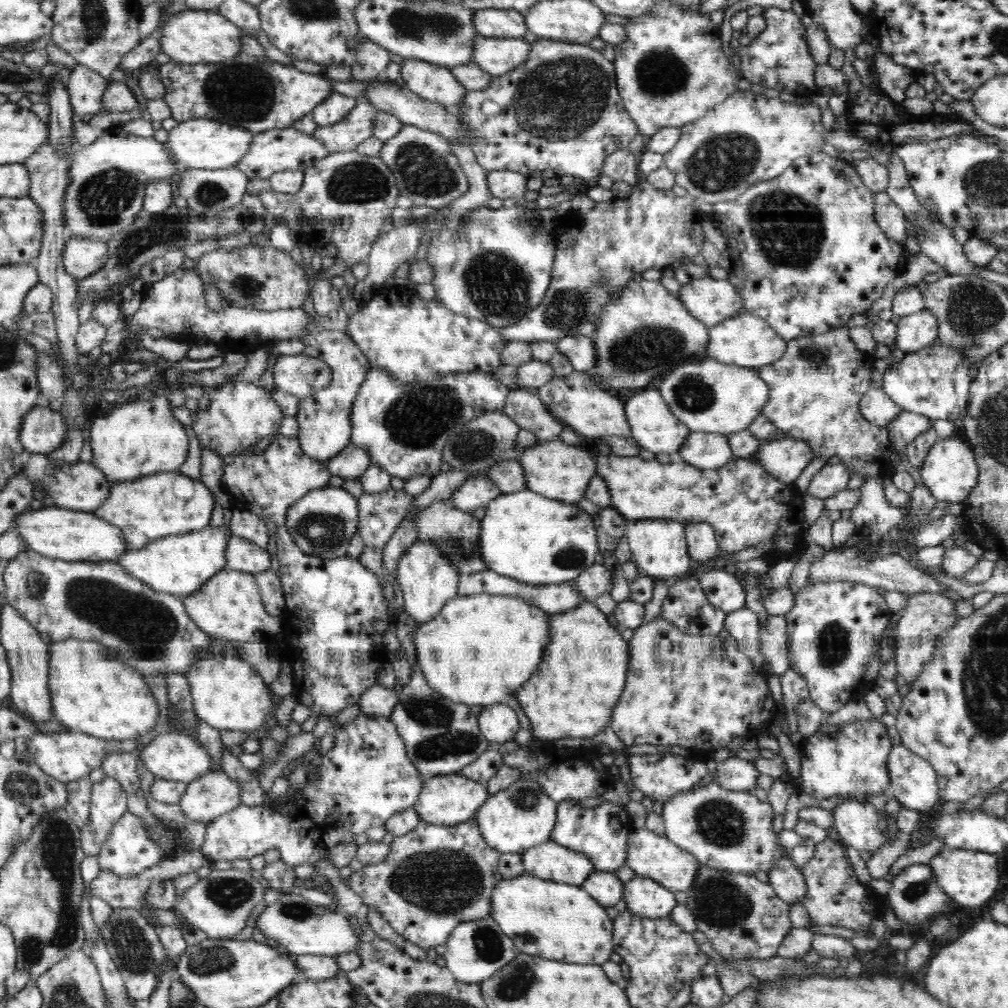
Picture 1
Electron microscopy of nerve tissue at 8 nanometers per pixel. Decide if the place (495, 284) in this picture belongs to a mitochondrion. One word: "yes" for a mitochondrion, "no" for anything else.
yes

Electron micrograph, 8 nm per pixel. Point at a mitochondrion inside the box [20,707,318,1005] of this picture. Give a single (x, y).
(130, 943)

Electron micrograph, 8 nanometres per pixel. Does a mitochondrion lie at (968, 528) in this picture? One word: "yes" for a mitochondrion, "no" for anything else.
no

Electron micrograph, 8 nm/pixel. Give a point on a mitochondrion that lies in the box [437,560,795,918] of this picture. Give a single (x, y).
(721, 824)

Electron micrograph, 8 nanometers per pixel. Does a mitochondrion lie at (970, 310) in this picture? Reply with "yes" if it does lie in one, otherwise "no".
yes

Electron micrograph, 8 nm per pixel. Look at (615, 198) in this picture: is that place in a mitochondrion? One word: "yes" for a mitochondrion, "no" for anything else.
no

